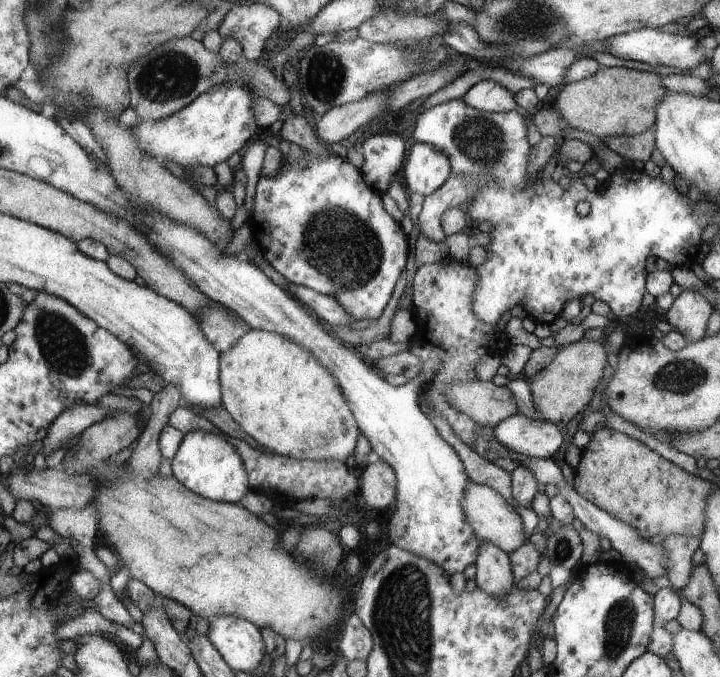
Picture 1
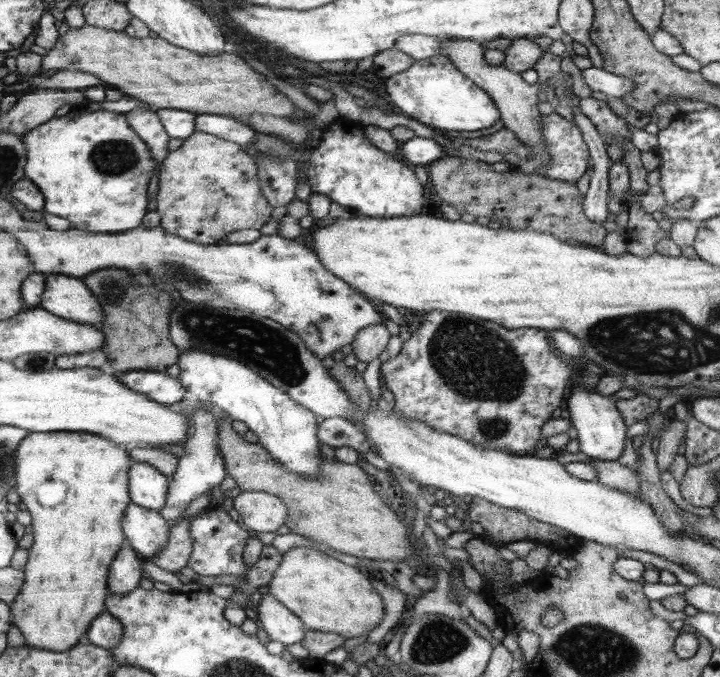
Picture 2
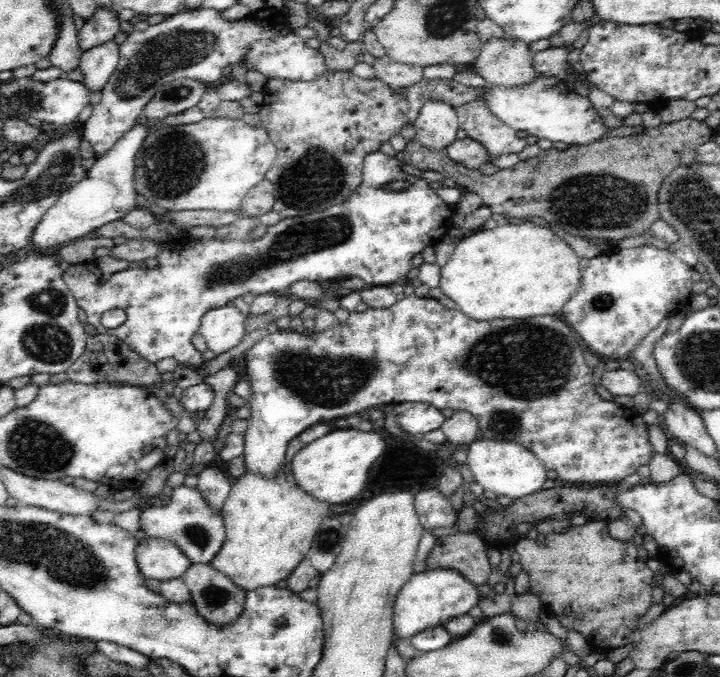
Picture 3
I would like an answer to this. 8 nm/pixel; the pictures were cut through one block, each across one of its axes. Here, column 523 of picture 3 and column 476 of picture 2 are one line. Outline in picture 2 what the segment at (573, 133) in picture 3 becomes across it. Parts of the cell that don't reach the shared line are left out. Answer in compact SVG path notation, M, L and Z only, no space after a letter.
M442 53L427 60L416 61L409 70L386 80L386 92L395 111L440 131L472 132L496 124L501 119L489 94L454 67Z

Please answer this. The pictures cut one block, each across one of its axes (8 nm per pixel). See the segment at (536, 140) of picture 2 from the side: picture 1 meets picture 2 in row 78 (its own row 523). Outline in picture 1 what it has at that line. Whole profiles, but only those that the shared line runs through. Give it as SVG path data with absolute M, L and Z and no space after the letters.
M472 478L468 480L466 496L462 498L462 508L466 513L466 520L481 540L494 542L503 552L512 553L527 542L528 536L524 534L522 518L514 510L514 504L505 500L496 489L484 484L474 484Z

